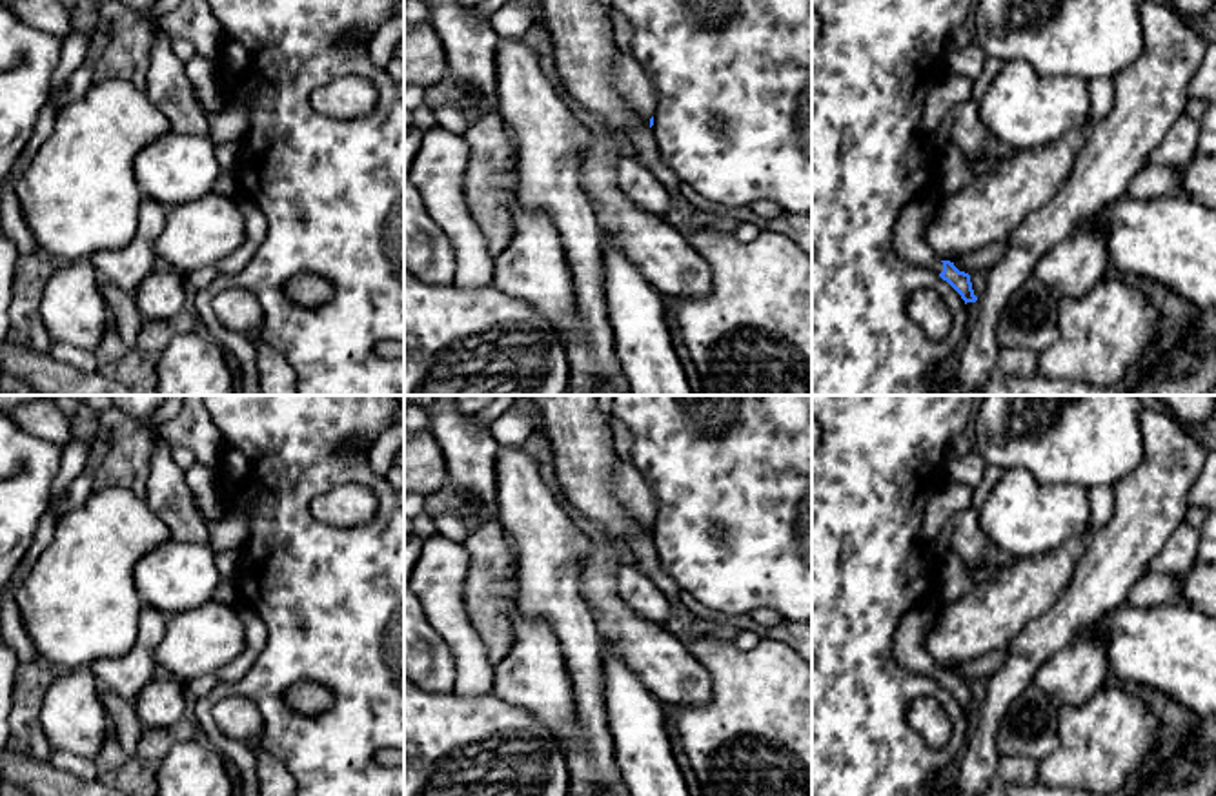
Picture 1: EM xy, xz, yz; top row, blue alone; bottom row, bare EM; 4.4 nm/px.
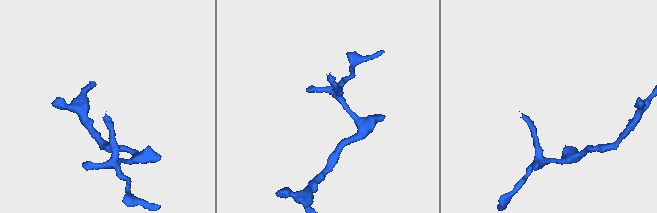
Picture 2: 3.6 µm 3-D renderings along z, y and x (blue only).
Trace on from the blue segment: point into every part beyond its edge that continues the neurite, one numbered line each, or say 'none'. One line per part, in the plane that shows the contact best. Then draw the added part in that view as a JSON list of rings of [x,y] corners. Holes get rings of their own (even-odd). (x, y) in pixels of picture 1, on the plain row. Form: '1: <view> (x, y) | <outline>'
1: yz (909, 640) | [[[923,603],[917,608],[912,608],[899,621],[897,630],[894,632],[894,654],[901,667],[932,678],[937,683],[943,679],[941,665],[934,661],[925,647],[925,638],[928,628],[937,619],[937,603]]]

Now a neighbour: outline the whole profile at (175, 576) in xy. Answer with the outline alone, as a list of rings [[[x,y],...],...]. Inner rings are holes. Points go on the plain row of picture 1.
[[[169,537],[137,561],[135,587],[142,605],[169,617],[211,601],[222,574],[209,545]]]

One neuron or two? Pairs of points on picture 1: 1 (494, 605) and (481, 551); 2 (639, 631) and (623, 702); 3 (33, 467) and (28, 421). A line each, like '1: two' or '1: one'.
1: one
2: two
3: two

